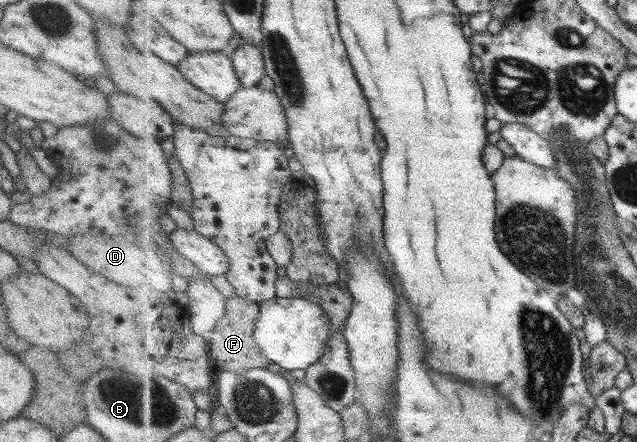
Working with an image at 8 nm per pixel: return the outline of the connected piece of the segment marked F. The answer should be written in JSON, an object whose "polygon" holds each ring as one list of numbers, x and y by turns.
{"polygon":[[230,290,227,292,226,300,226,313,210,336,209,348,212,360,216,362,216,366,222,372,230,370,243,374,249,369,265,368,272,362,262,354,261,347,255,340,257,321,261,316,261,304,240,297]]}

